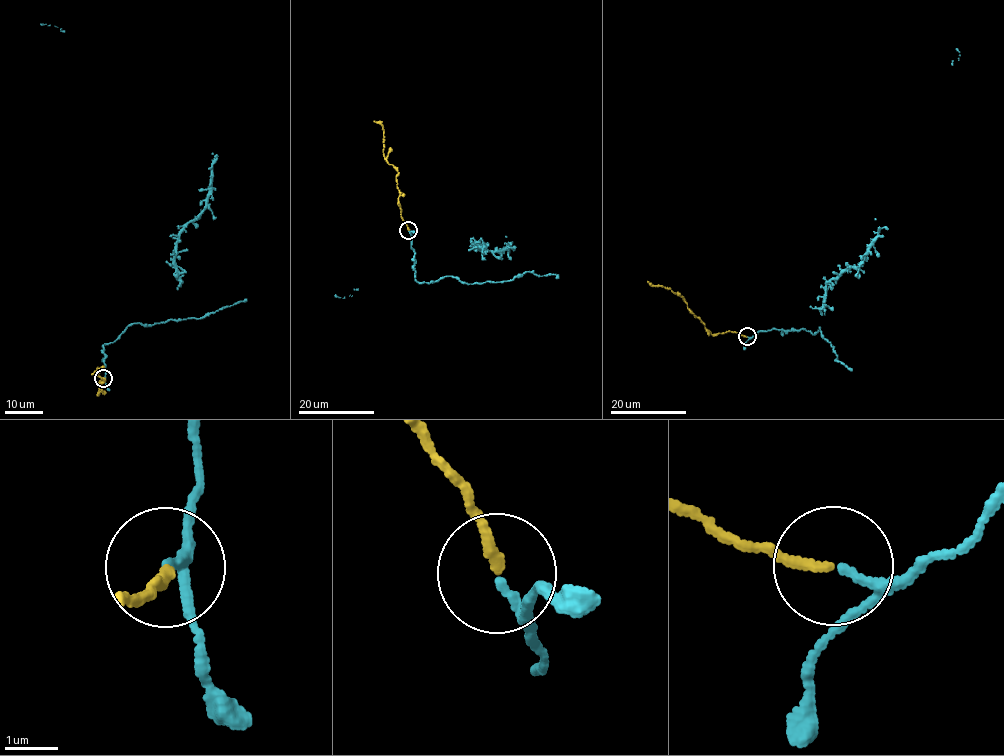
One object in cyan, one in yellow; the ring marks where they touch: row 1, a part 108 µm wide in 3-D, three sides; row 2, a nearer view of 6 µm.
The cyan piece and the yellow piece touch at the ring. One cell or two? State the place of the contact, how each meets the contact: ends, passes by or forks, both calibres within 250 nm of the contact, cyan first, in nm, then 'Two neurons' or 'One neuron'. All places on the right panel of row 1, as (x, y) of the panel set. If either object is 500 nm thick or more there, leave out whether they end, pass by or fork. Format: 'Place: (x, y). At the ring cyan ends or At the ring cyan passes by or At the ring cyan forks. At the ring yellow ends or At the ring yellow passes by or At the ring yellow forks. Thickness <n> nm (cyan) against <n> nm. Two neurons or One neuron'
Place: (747, 336). At the ring cyan passes by. At the ring yellow ends. Thickness 120 nm (cyan) against 170 nm. One neuron

